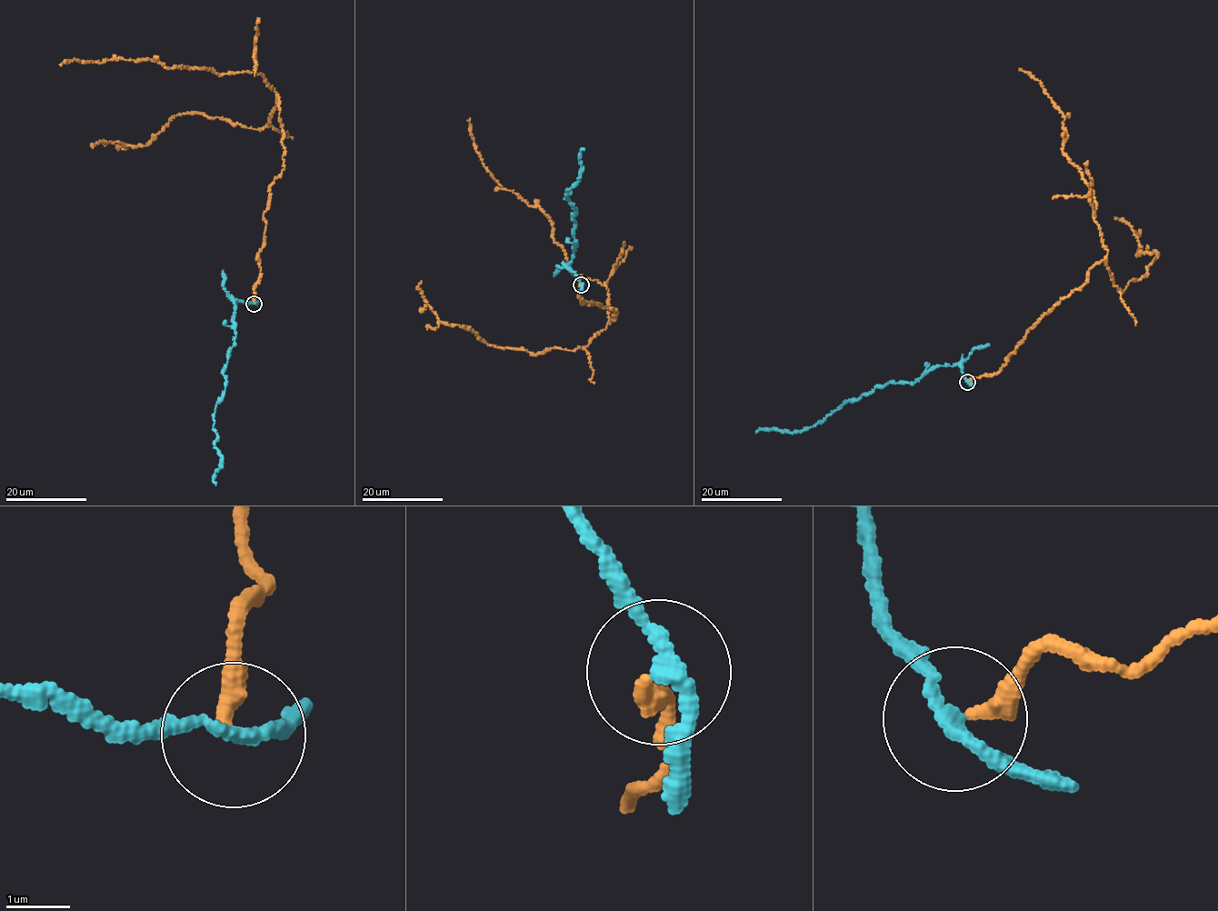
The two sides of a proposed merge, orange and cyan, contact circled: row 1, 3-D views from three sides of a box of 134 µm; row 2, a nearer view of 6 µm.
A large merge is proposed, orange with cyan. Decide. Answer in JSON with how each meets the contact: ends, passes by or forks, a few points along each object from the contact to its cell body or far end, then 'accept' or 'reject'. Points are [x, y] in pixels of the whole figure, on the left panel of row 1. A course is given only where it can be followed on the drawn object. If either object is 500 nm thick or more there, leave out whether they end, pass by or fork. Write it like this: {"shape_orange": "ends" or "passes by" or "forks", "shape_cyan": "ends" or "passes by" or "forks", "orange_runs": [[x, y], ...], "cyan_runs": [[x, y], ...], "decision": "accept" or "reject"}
{"shape_orange": "ends", "shape_cyan": "passes by", "orange_runs": [[254, 304], [264, 213], [284, 165], [279, 100], [264, 76], [167, 67], [150, 60], [61, 64]], "cyan_runs": [[254, 304], [234, 299], [234, 345], [213, 418], [222, 464], [213, 479], [216, 485]], "decision": "reject"}

